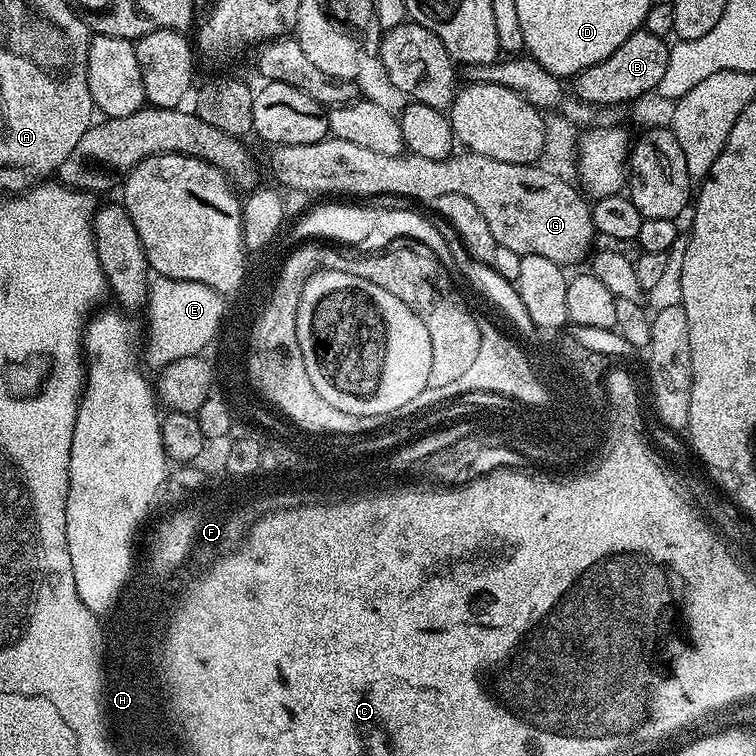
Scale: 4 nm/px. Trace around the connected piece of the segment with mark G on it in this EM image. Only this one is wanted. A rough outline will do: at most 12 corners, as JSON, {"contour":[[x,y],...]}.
{"contour":[[335,138],[267,149],[324,198],[461,192],[497,245],[569,266],[589,201],[536,164],[391,156]]}

